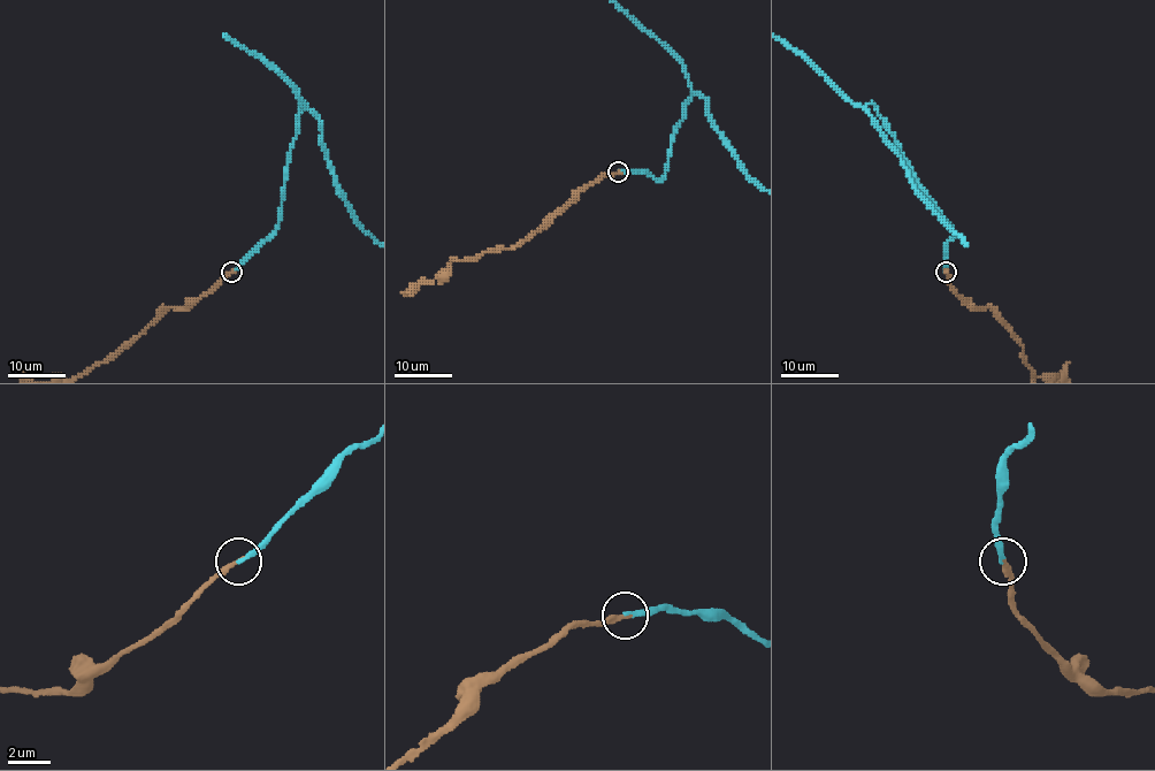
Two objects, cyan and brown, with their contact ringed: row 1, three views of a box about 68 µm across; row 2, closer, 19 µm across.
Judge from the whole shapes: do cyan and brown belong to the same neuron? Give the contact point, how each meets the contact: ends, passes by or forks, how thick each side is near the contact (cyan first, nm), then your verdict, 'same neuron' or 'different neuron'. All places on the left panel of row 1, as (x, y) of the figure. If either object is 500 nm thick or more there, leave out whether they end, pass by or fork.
place (231, 272); cyan ends; brown ends; calibres 200 and 280 nm; same neuron

